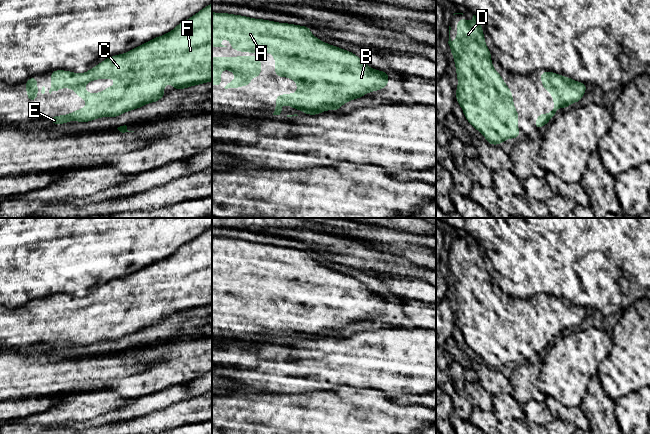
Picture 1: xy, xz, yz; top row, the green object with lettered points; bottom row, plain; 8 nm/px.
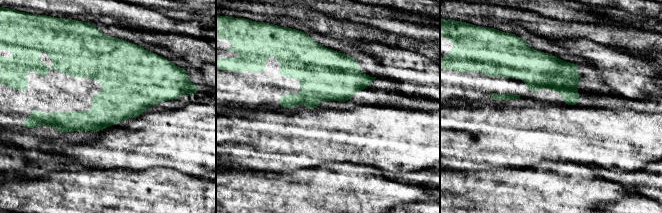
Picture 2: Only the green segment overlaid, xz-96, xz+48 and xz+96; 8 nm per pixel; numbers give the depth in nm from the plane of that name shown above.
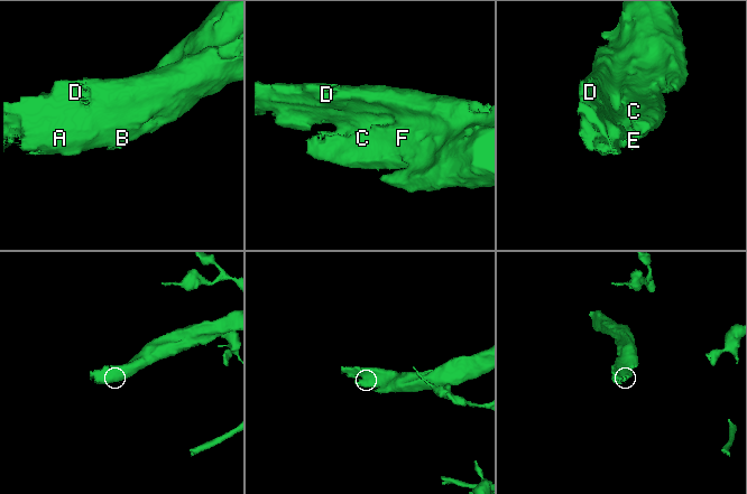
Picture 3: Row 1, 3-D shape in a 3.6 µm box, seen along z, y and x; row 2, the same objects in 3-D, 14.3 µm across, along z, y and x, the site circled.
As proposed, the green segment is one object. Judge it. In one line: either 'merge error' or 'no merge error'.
no merge error

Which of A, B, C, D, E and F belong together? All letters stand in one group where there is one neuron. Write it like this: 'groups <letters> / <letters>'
groups A B C D E F

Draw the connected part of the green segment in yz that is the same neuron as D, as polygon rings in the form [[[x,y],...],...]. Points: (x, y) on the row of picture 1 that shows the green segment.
[[[473,15],[473,18],[470,21],[468,21],[467,19],[458,19],[457,20],[457,39],[456,39],[455,43],[453,43],[451,41],[450,30],[451,30],[451,27],[449,26],[449,41],[448,41],[448,44],[449,44],[450,49],[451,49],[451,54],[454,57],[456,73],[457,73],[457,78],[458,78],[458,86],[457,86],[457,89],[456,89],[456,101],[461,106],[461,108],[463,110],[463,113],[465,115],[465,118],[477,131],[481,132],[484,135],[486,141],[491,145],[496,145],[497,146],[500,143],[502,143],[503,141],[508,140],[510,138],[519,139],[520,138],[519,127],[517,125],[517,120],[519,118],[519,114],[516,111],[515,106],[513,104],[513,95],[512,95],[509,87],[507,86],[507,84],[502,79],[501,74],[499,74],[493,68],[493,64],[492,64],[492,61],[491,61],[491,54],[492,53],[487,48],[487,45],[485,43],[485,38],[484,38],[484,35],[483,35],[483,29],[481,27],[480,23],[479,23],[478,18],[475,15]]]

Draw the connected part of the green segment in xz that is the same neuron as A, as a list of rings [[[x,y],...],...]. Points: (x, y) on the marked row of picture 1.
[[[212,12],[212,47],[227,47],[221,44],[222,37],[230,40],[230,48],[236,51],[272,54],[275,58],[275,77],[288,77],[297,82],[296,95],[286,93],[275,96],[277,106],[273,115],[280,115],[282,104],[304,111],[306,115],[317,115],[325,110],[338,111],[348,101],[384,89],[390,79],[387,72],[368,67],[354,53],[319,40],[310,32],[310,26]]]

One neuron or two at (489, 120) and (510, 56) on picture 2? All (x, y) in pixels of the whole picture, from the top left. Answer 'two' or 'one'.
two

